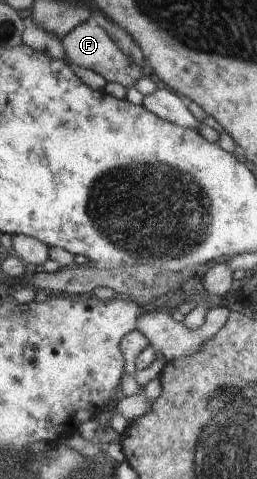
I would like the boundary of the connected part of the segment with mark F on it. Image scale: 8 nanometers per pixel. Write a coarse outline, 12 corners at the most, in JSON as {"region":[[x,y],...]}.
{"region":[[92,21],[60,40],[69,63],[131,87],[149,72]]}

